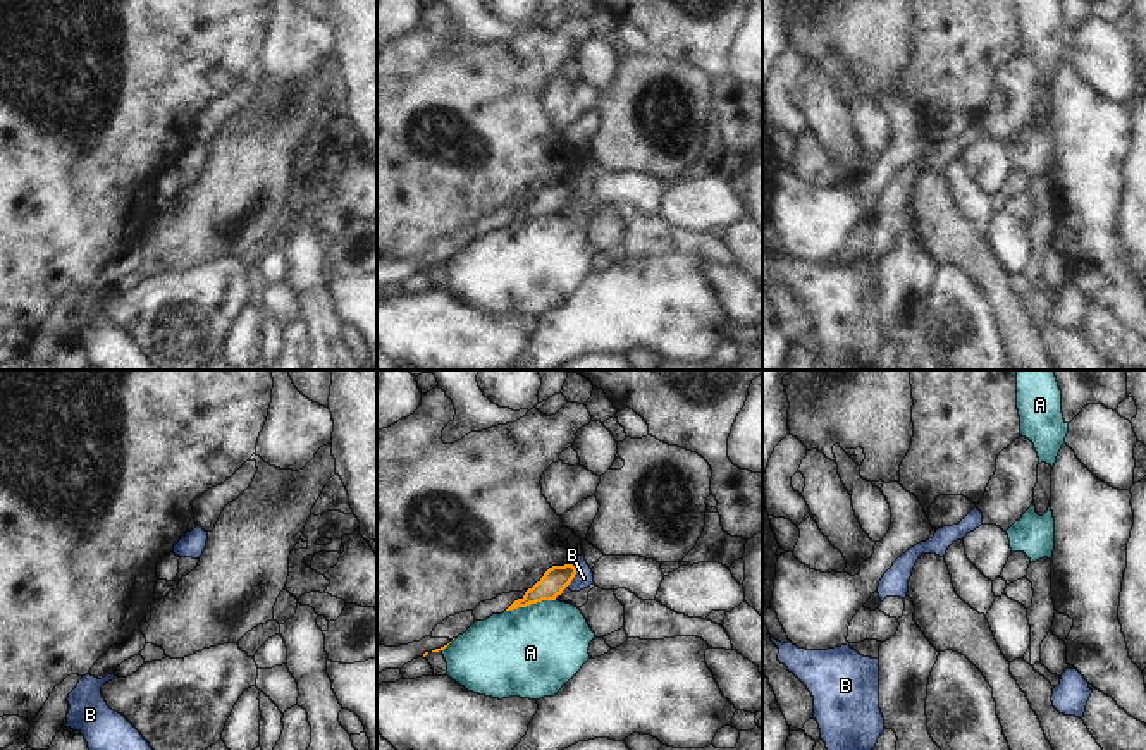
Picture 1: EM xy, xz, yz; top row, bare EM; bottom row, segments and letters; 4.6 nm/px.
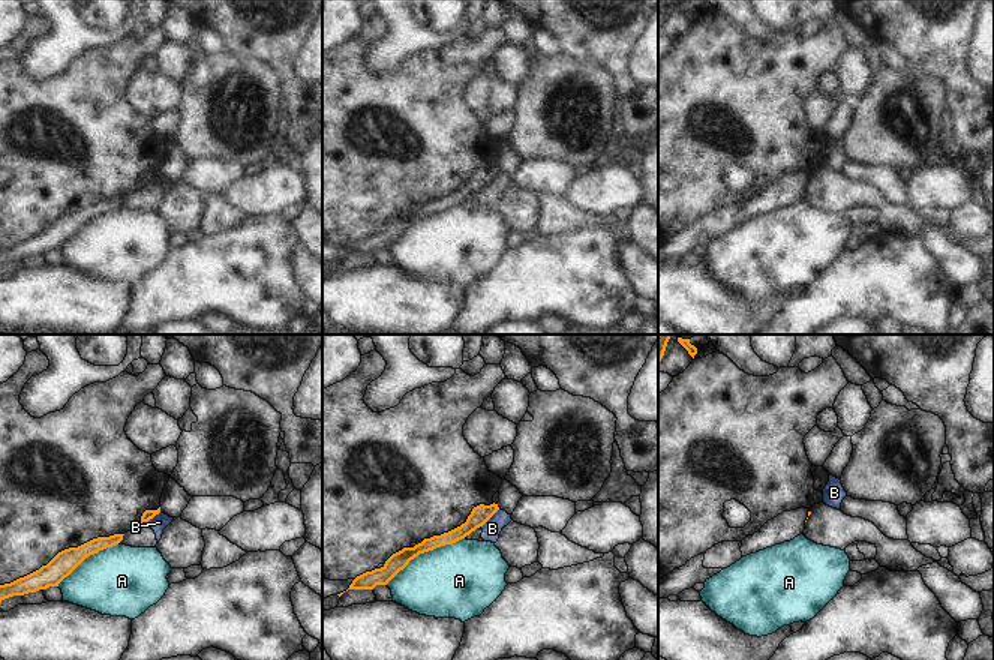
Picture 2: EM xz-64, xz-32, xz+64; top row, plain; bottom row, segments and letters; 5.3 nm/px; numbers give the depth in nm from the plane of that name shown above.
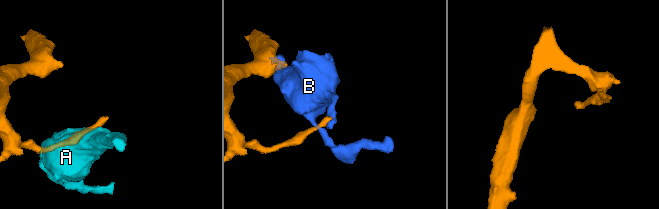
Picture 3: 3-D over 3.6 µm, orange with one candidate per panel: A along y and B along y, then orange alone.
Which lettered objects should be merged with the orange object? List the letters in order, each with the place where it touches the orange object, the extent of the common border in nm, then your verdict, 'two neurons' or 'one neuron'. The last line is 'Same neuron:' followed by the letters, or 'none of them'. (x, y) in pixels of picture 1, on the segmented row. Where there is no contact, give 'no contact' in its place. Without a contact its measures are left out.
A: xz (530, 602) | 240 nm | two neurons
B: xz (575, 573) | 110 nm | two neurons
Same neuron: none of them

